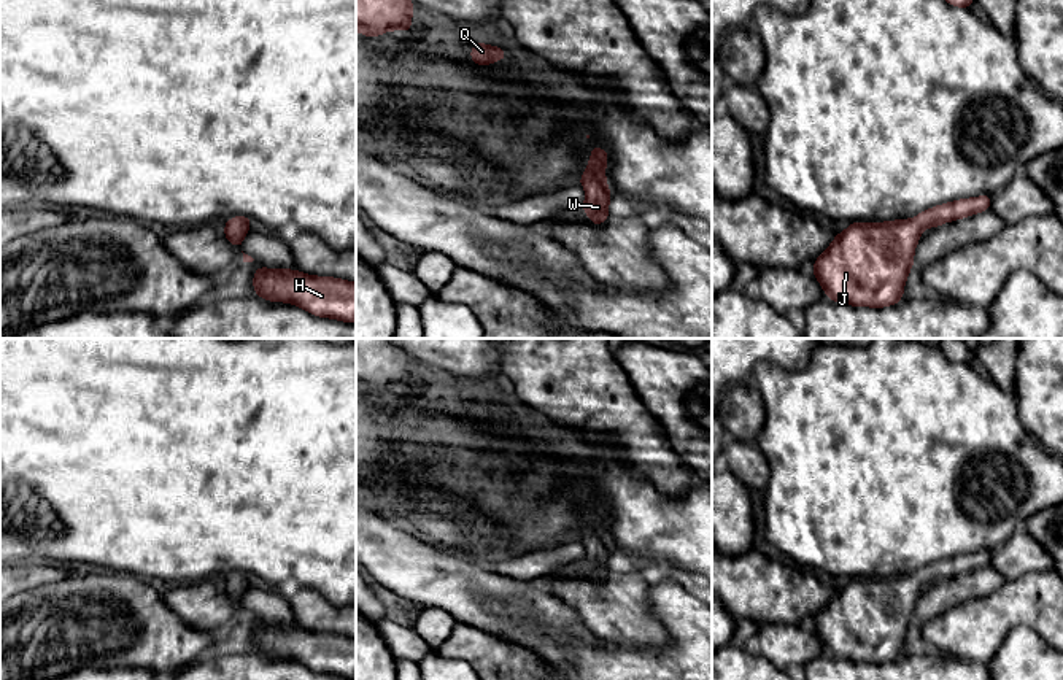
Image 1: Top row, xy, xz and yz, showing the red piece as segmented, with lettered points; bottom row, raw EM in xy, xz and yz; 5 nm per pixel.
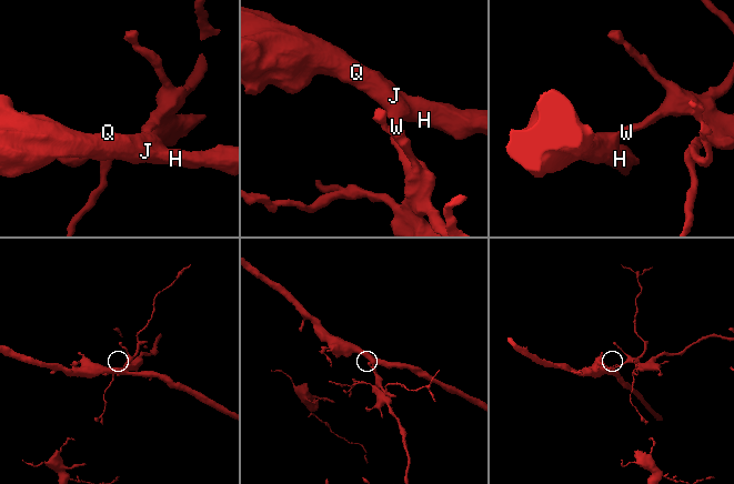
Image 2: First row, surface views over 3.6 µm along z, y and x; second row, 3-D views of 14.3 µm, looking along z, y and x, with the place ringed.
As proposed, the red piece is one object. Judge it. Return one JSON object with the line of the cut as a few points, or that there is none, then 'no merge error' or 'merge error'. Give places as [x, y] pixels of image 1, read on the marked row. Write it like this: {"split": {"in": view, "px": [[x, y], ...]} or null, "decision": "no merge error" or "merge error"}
{"split": null, "decision": "no merge error"}

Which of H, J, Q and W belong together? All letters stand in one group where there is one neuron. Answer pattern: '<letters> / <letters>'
H J Q W

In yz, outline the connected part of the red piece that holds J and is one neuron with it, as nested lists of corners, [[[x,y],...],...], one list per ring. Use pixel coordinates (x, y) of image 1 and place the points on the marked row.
[[[991,199],[955,200],[922,211],[914,219],[852,222],[815,259],[812,273],[834,302],[874,308],[895,305],[903,300],[922,230],[987,211]]]

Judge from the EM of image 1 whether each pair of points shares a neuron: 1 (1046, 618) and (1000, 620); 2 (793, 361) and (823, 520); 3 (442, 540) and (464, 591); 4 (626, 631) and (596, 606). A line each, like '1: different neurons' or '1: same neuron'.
1: same neuron
2: different neurons
3: different neurons
4: same neuron

